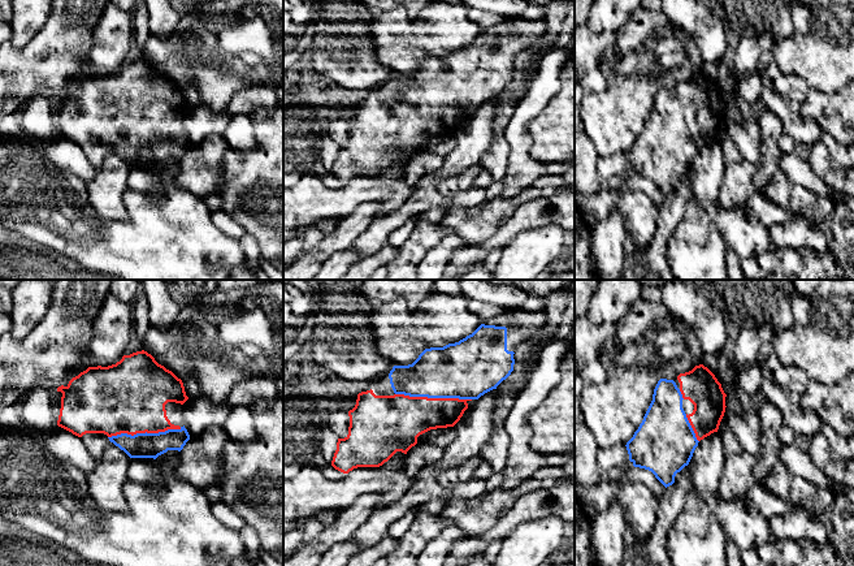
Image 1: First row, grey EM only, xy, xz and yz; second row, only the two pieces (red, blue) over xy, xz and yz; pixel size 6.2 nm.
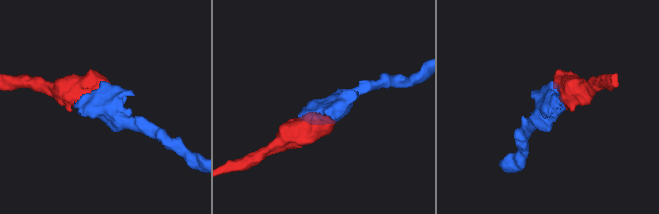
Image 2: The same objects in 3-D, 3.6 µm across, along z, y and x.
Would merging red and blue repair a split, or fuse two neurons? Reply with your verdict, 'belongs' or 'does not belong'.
belongs

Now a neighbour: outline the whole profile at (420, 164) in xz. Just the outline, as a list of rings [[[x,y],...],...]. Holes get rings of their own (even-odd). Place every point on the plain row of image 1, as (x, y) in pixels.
[[[419,151],[407,160],[403,178],[411,187],[415,187],[424,176],[438,170],[443,161],[442,155]]]

